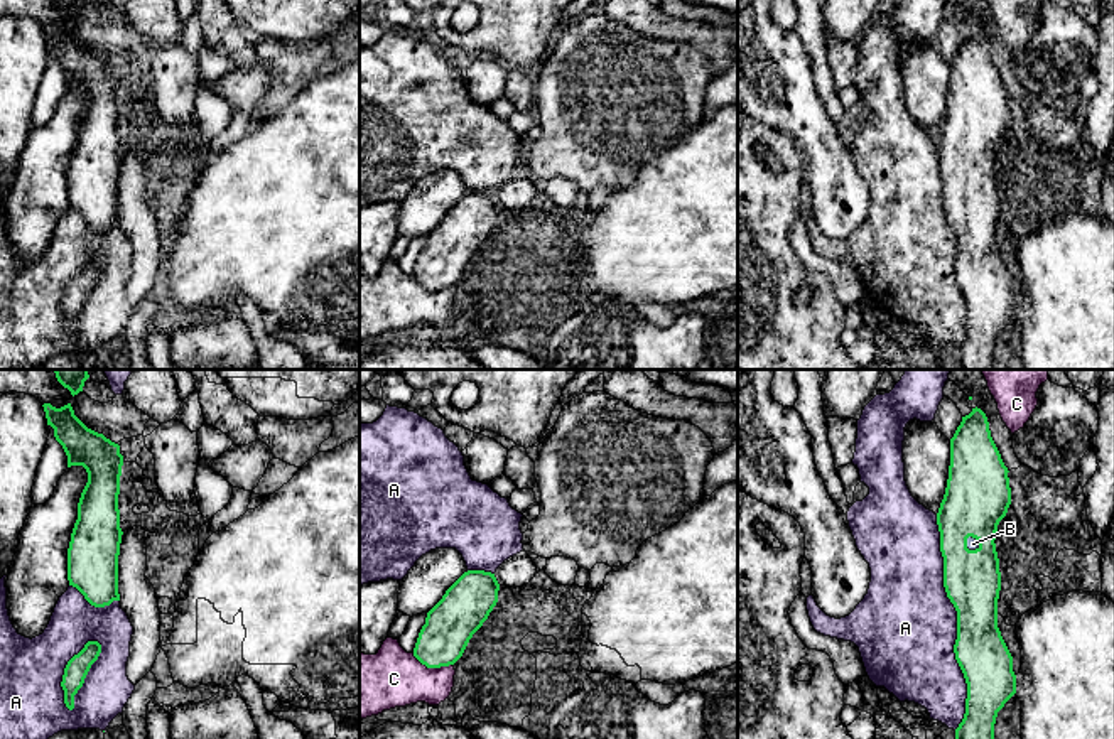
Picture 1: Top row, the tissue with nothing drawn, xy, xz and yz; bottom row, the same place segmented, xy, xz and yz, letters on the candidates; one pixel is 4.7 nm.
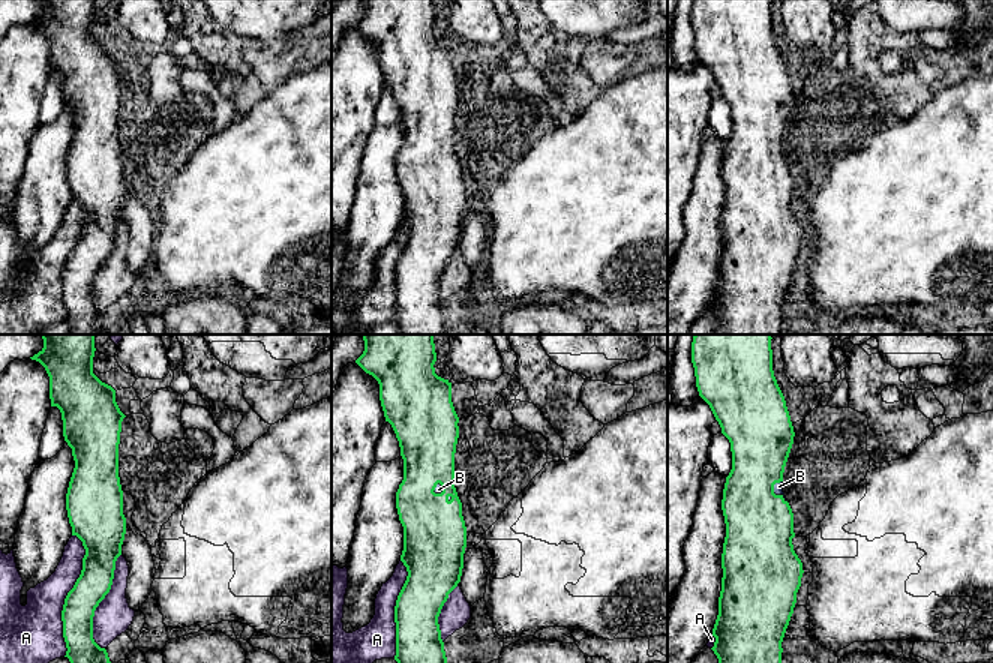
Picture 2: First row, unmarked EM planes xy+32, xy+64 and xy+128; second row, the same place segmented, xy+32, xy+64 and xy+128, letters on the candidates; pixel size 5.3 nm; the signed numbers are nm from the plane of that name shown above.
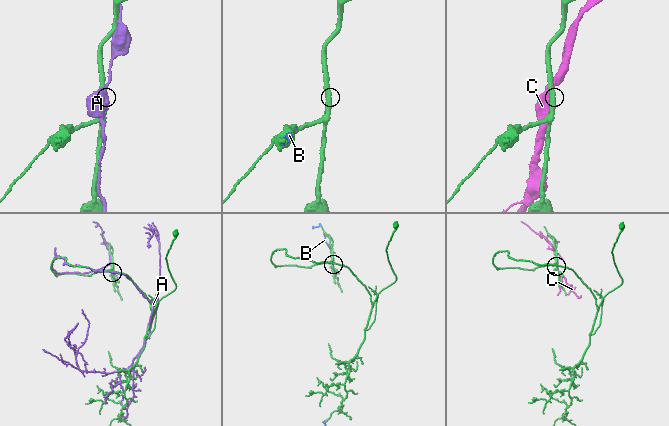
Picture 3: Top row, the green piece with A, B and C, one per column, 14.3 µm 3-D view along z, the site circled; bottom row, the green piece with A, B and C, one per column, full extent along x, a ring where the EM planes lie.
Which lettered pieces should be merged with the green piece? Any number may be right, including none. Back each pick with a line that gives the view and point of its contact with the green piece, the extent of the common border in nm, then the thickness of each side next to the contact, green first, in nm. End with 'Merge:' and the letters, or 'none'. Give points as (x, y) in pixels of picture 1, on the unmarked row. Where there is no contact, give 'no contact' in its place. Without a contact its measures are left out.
B: yz (966, 167) | 80 nm | 320/60 nm
Merge: B

